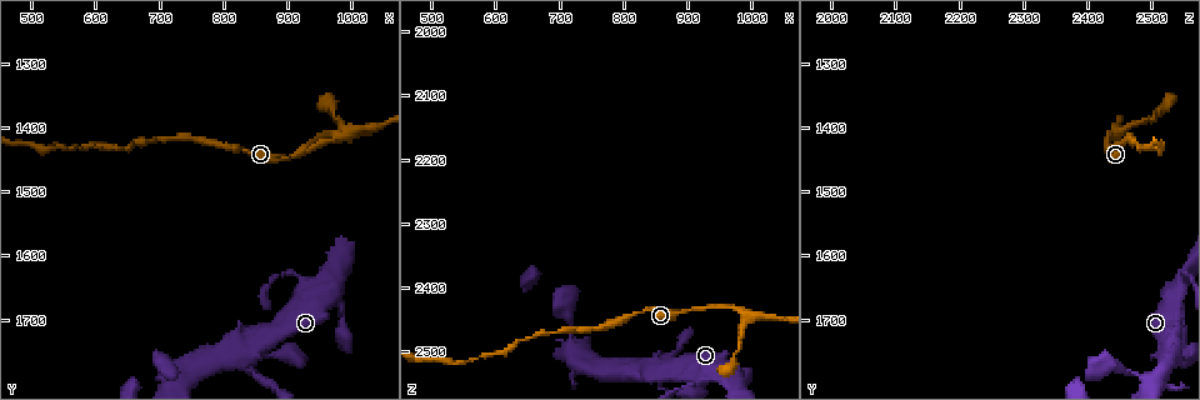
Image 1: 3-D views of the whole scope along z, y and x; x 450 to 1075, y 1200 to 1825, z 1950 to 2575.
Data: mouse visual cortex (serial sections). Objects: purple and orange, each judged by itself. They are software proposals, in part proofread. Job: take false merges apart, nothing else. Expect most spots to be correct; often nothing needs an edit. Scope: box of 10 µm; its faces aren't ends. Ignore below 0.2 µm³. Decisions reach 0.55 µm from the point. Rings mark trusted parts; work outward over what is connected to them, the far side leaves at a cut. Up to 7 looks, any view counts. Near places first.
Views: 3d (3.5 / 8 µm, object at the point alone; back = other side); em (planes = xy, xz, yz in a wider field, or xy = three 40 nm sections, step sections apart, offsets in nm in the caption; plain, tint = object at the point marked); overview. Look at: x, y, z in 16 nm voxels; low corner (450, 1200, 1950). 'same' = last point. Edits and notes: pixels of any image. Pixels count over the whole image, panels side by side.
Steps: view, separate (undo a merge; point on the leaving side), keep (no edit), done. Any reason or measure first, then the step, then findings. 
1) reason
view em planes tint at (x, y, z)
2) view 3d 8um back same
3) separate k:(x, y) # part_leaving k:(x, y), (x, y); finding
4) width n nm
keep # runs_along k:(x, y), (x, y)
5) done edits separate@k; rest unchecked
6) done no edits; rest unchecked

thin neck
view 3d 3.5um at (640, 1435, 2485)

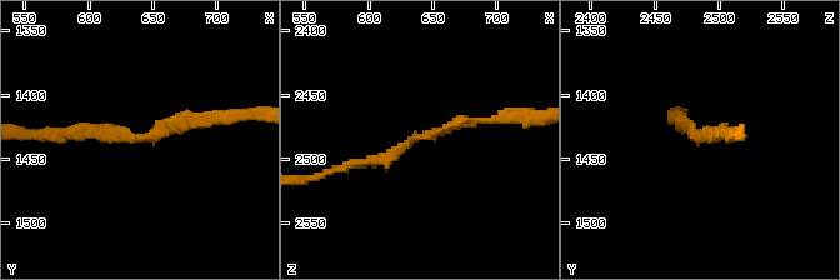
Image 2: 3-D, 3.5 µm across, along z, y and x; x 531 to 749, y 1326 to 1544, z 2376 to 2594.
view em xy step 1 tint at (638, 1434, 2484)

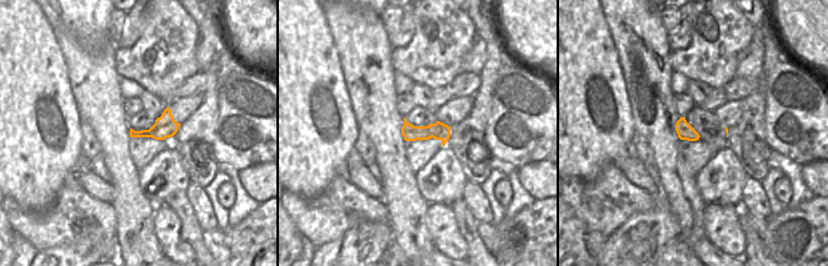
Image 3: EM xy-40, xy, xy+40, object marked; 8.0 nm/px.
keep # runs_along 2:(493, 119), (455, 121), (340, 166); one cell here

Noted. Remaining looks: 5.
a narrow waist
view 3d 8um back at (495, 1425, 2515)

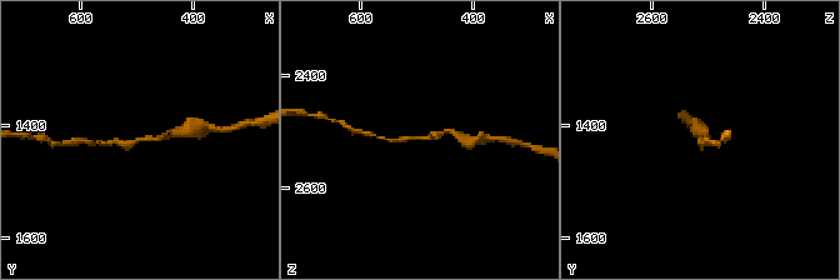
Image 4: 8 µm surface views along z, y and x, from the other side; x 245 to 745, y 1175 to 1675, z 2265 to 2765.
now the EM
view em xy step 5 tint same

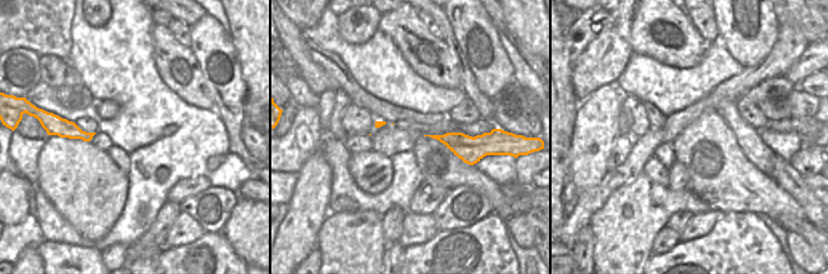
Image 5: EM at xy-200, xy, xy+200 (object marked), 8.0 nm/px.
keep # runs_along 4:(105, 143), (134, 143), (164, 134); all the same cell

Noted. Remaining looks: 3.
sharp bend
view 3d 3.5um at (985, 1410, 2435)

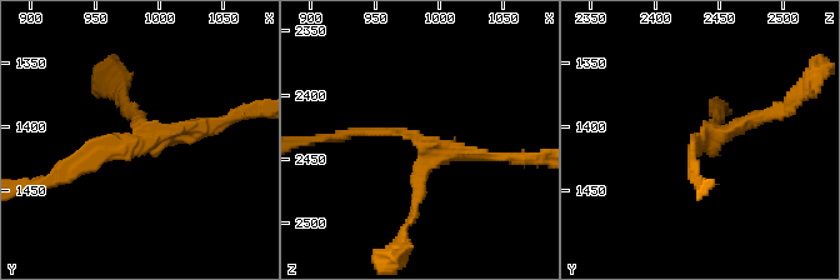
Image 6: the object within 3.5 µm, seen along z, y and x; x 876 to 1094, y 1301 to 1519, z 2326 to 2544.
need the tissue
view em xy step 5 tint at (988, 1412, 2438)

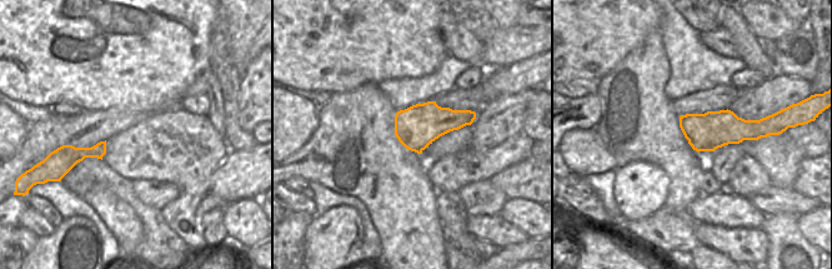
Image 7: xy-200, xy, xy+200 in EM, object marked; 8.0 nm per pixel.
width 340 nm
keep # runs_along 6:(348, 135), (405, 131), (428, 148), (413, 209); continuous, no second cell

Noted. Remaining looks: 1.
done no edits; rest unchecked

